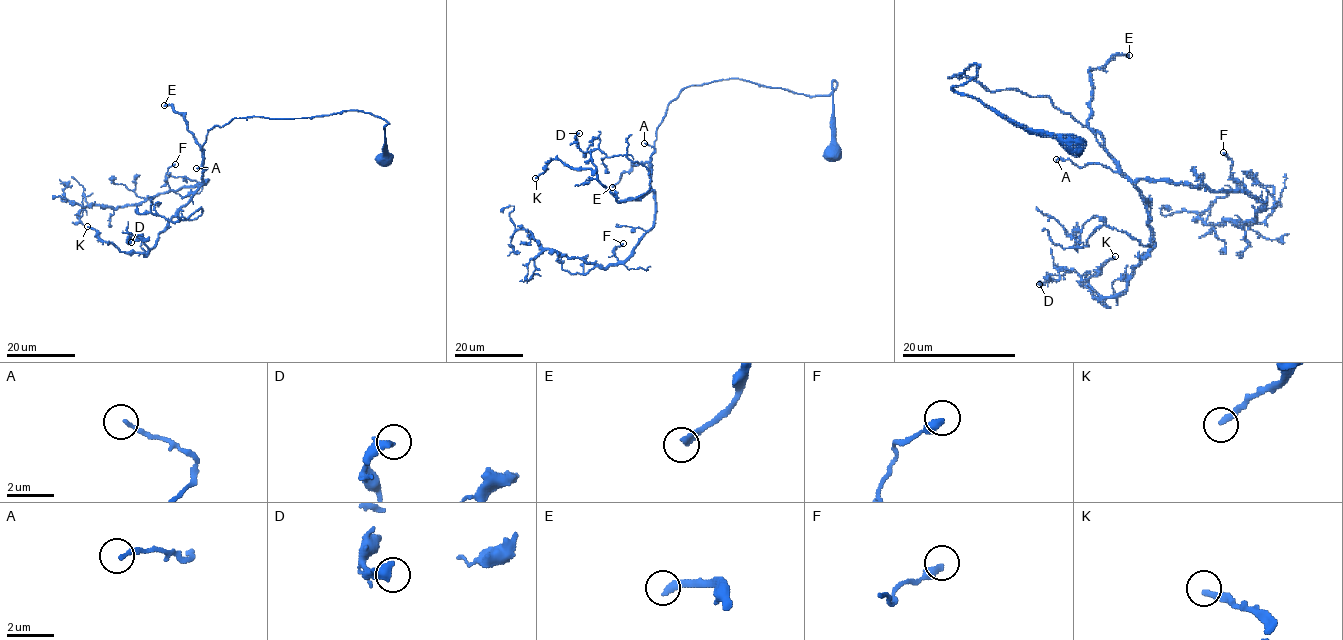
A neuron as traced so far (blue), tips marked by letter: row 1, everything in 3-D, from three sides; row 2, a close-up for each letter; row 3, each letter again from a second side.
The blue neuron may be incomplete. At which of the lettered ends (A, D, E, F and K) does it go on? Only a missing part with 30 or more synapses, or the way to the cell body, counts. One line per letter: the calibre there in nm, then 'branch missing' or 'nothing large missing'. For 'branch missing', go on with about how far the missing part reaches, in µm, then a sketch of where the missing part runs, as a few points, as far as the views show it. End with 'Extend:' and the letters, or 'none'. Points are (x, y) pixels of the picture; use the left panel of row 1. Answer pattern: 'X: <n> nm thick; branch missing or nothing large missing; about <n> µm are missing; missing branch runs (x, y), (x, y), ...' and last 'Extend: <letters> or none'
A: 160 nm thick; nothing large missing
D: 440 nm thick; nothing large missing
E: 320 nm thick; branch missing; about 60 µm are missing; missing branch runs (164, 105), (140, 110), (121, 122), (113, 131), (113, 142), (118, 153), (117, 189), (151, 197), (167, 206)
F: 320 nm thick; nothing large missing
K: 240 nm thick; nothing large missing
Extend: E

